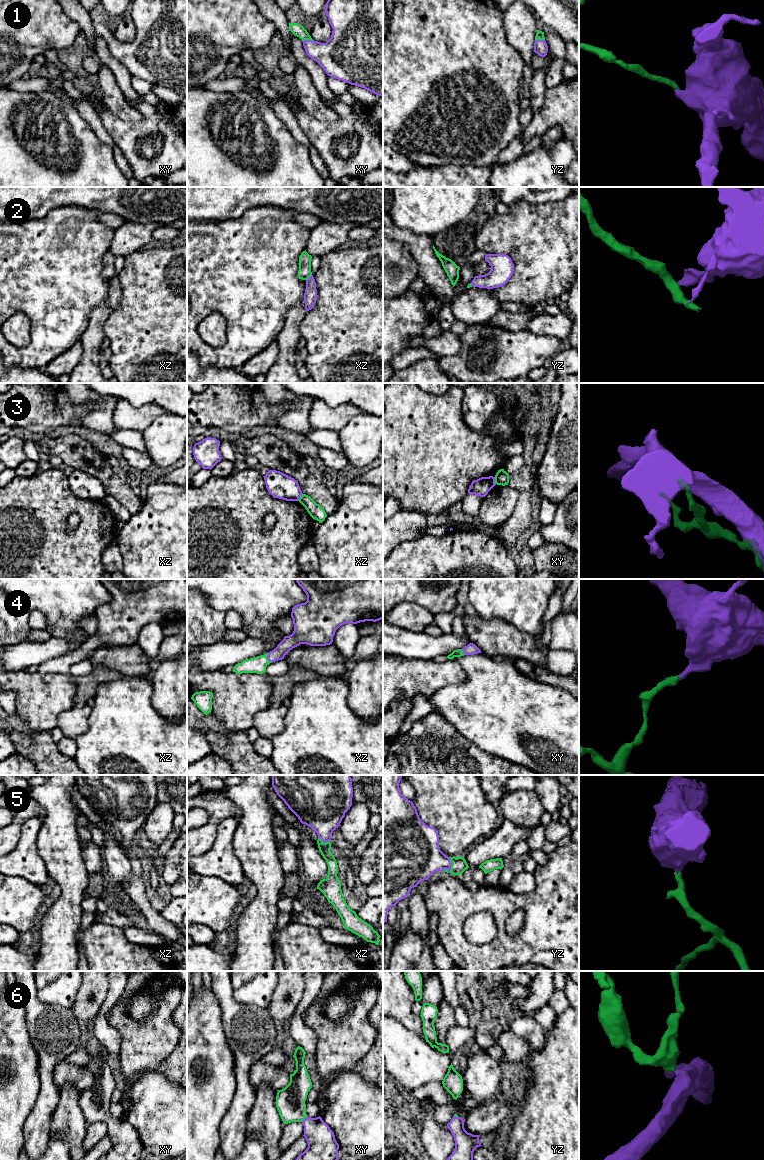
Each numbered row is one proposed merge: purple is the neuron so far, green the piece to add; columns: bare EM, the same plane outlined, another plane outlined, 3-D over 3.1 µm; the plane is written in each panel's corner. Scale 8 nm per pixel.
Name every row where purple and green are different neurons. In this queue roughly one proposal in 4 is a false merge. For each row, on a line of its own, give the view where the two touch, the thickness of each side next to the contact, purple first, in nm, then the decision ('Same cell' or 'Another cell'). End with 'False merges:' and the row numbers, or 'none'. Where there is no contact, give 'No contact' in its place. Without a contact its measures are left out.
1: Touches purple in xy. Thickness 260 nm (purple) against 100 nm. Same cell
2: Touches purple in xz. Thickness 110 nm (purple) against 110 nm. Another cell
3: Touches purple in xz. Thickness 200 nm (purple) against 120 nm. Another cell
4: Touches purple in xz. Thickness 110 nm (purple) against 130 nm. Same cell
5: Touches purple in yz. Thickness 320 nm (purple) against 120 nm. Same cell
6: Touches purple in xy. Thickness 220 nm (purple) against 240 nm. Same cell
False merges: 2, 3

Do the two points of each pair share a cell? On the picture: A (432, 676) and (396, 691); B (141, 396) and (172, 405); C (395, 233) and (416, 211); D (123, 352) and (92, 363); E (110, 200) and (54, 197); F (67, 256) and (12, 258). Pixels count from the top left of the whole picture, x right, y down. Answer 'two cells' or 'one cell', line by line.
A: one cell
B: one cell
C: two cells
D: two cells
E: one cell
F: one cell

